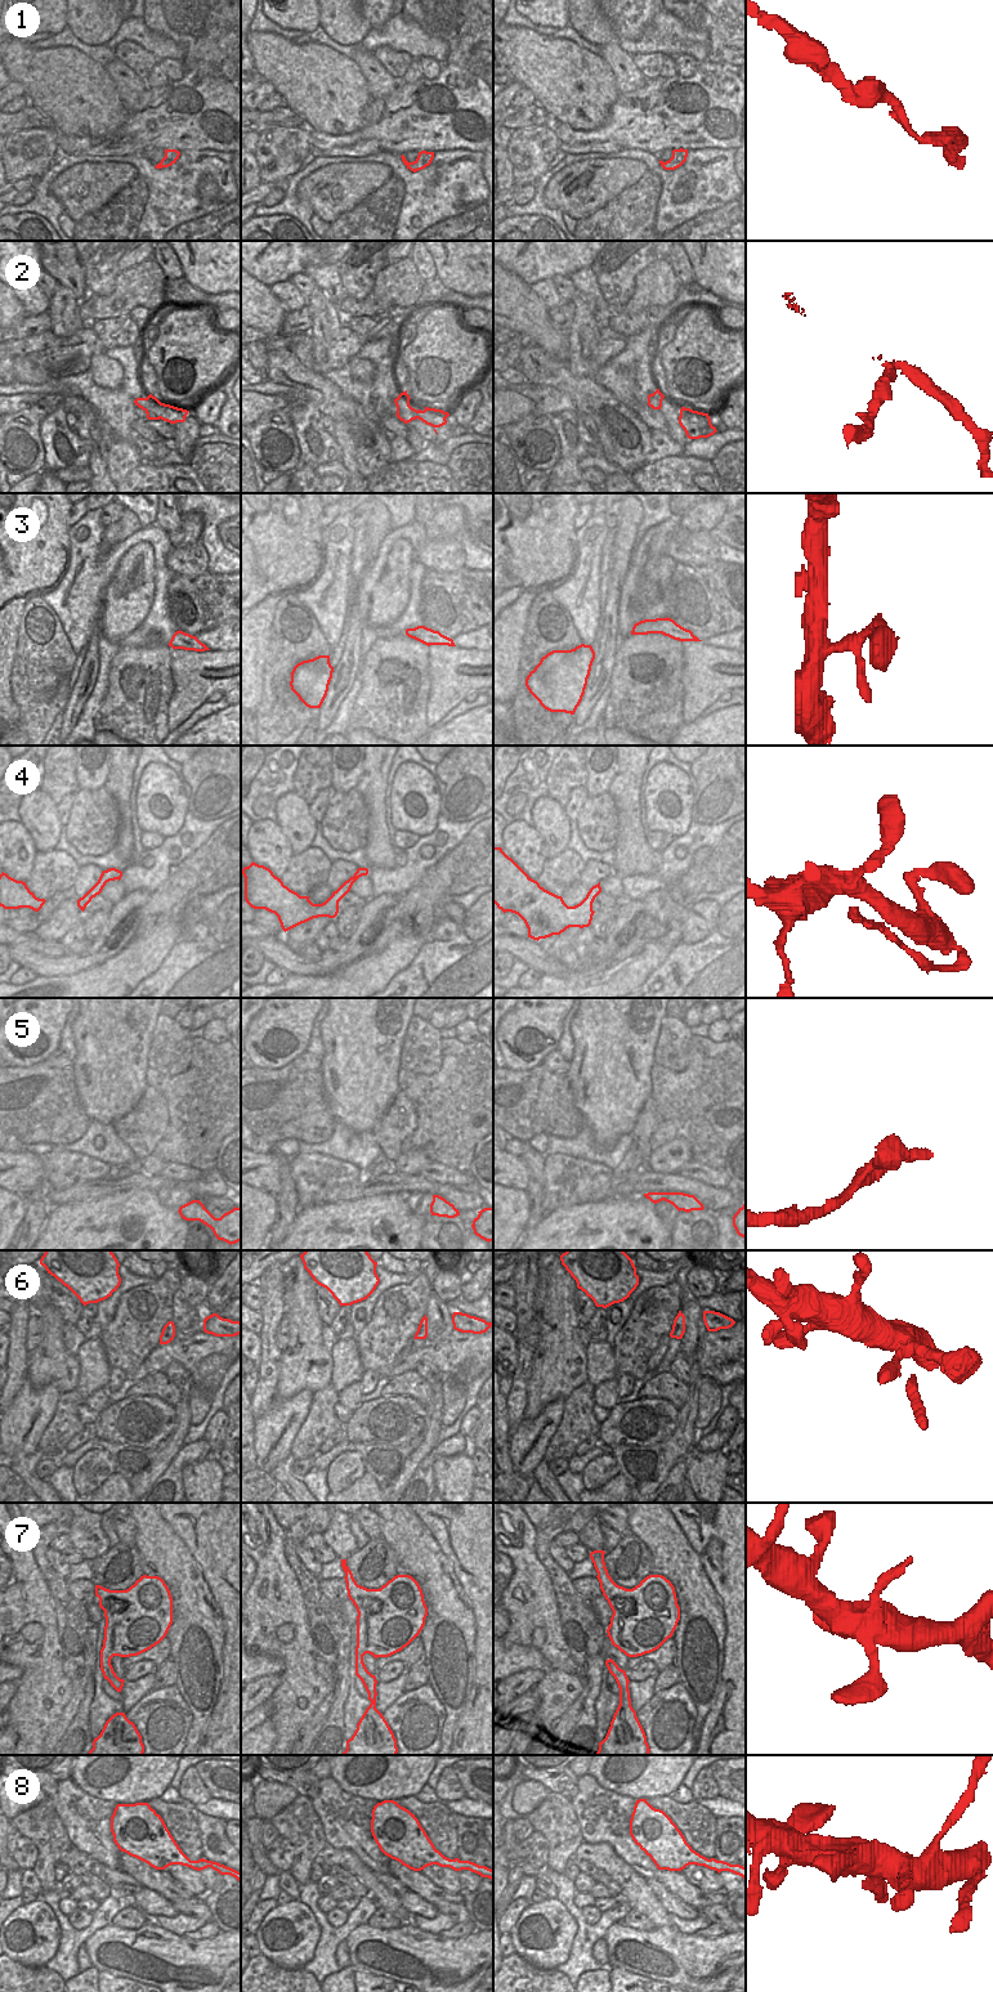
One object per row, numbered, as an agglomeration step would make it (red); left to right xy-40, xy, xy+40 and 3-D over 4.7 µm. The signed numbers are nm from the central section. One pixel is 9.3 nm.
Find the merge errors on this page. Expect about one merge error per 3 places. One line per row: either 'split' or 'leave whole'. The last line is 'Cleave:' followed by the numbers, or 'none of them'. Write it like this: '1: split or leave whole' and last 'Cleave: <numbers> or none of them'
1: leave whole
2: split
3: leave whole
4: leave whole
5: leave whole
6: leave whole
7: leave whole
8: leave whole
Cleave: 2

